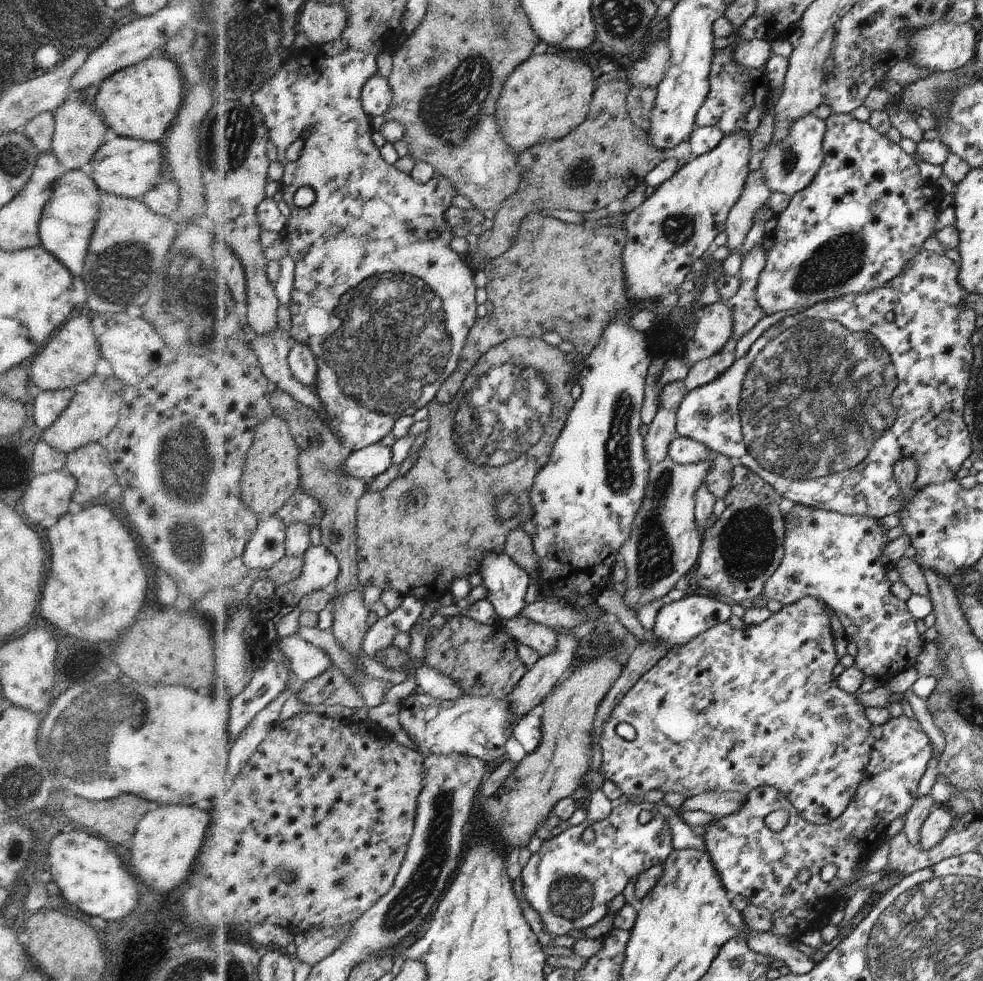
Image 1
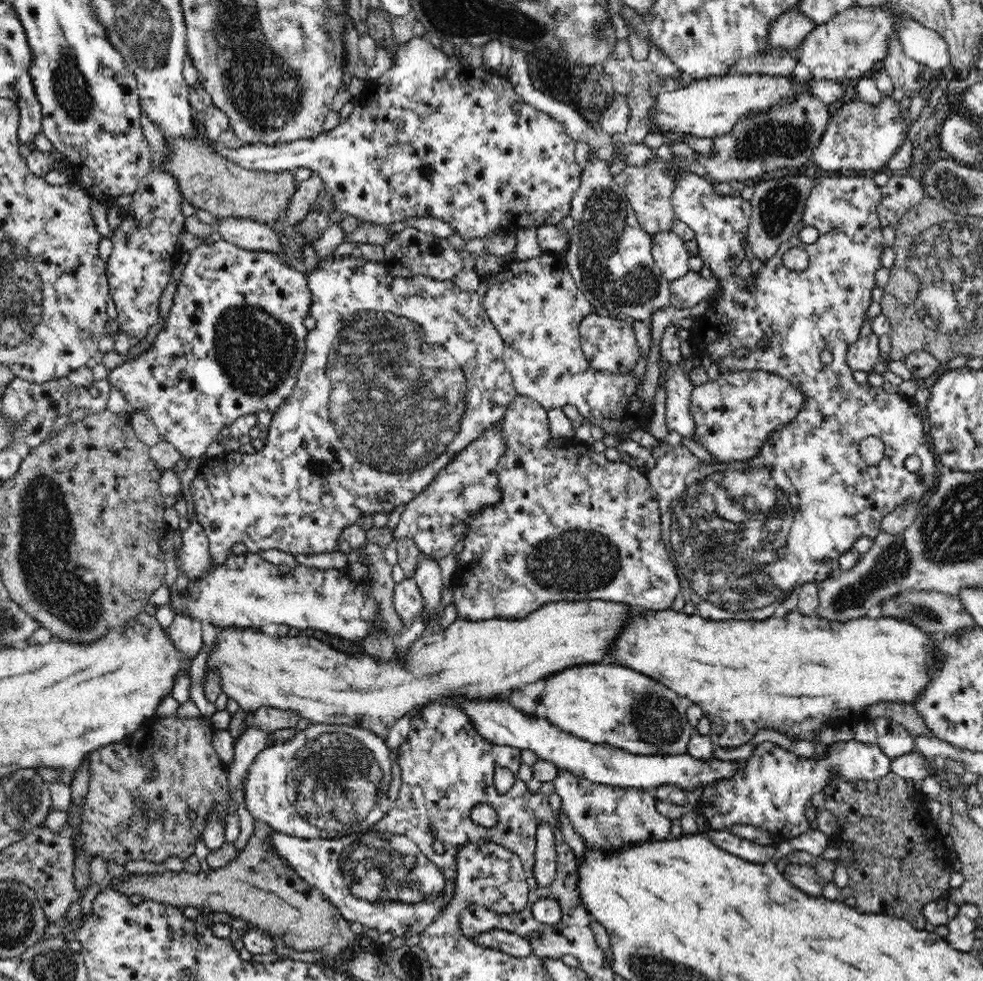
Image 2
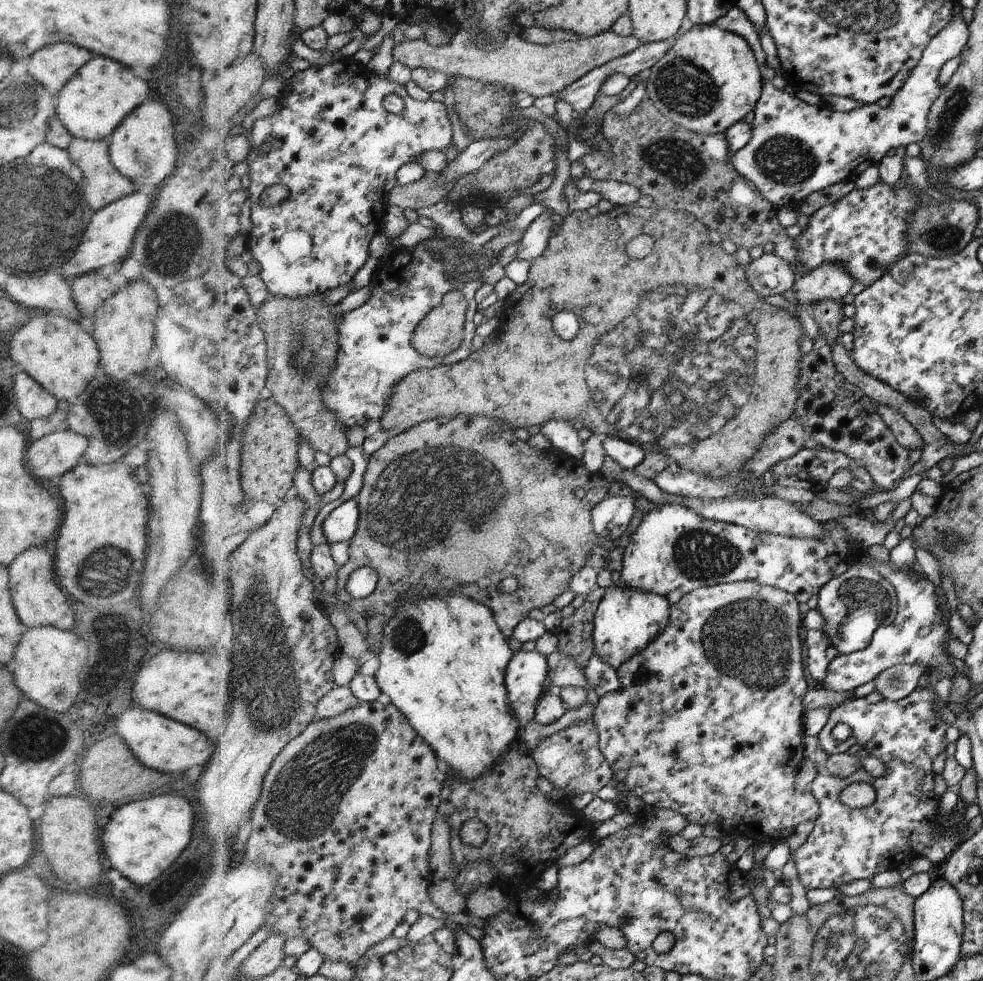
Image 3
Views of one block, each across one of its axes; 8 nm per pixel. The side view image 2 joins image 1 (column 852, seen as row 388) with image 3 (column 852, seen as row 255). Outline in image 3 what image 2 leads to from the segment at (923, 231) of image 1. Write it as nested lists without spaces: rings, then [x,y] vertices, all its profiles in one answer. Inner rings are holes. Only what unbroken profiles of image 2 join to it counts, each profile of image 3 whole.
[[[904,173],[902,179],[893,188],[890,188],[883,181],[864,190],[852,190],[846,197],[838,200],[835,204],[820,208],[811,217],[807,228],[796,237],[795,246],[798,252],[799,262],[791,265],[798,274],[808,274],[827,261],[842,263],[852,274],[855,282],[862,282],[866,287],[879,281],[887,270],[896,262],[896,258],[905,257],[907,254],[907,227],[913,220],[913,212],[918,209],[921,203],[926,201],[920,191],[911,186],[911,183]]]

